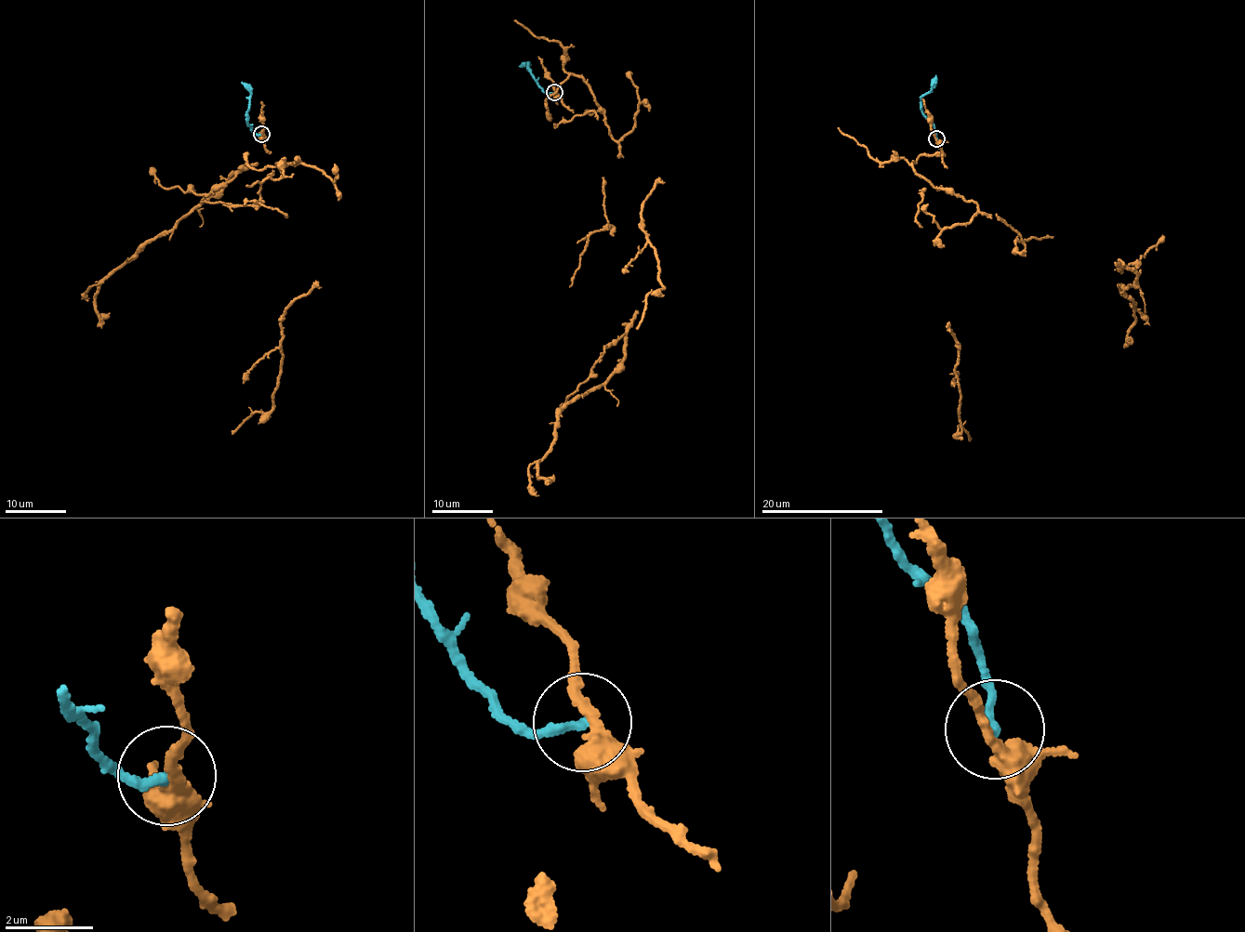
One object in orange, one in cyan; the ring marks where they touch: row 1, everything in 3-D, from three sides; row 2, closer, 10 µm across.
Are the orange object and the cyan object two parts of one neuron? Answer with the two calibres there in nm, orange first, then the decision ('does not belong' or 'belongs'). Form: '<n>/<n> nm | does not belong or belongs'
320/240 nm | does not belong

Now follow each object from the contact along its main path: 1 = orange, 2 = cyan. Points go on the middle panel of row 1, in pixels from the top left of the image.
1: (555, 91), (548, 113), (577, 74), (618, 145), (612, 228), (571, 286), (625, 351), (561, 413), (549, 482)
2: (555, 92), (543, 90), (531, 74), (528, 62), (519, 66)

